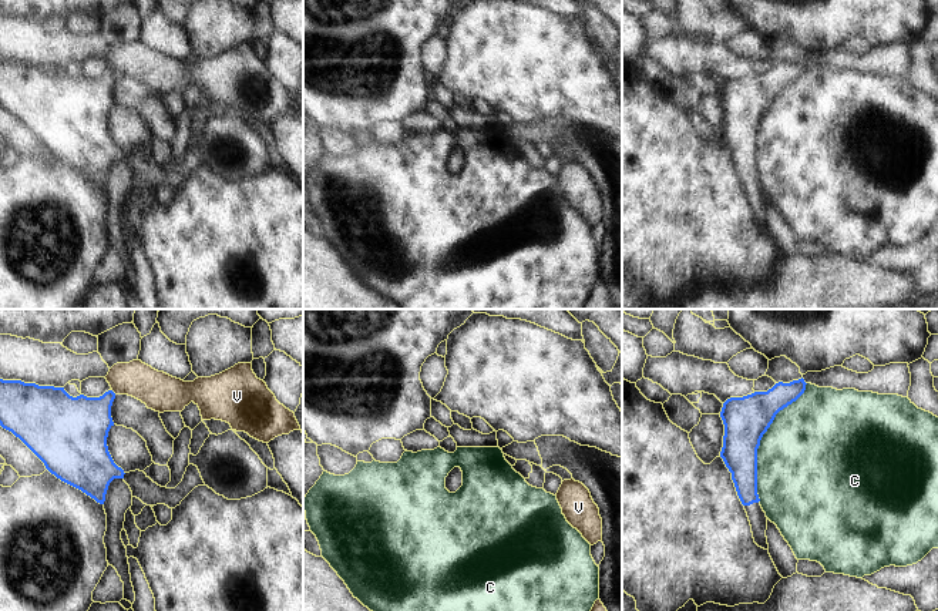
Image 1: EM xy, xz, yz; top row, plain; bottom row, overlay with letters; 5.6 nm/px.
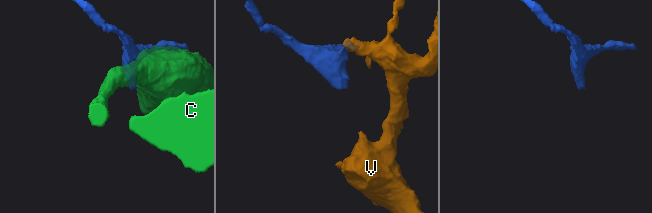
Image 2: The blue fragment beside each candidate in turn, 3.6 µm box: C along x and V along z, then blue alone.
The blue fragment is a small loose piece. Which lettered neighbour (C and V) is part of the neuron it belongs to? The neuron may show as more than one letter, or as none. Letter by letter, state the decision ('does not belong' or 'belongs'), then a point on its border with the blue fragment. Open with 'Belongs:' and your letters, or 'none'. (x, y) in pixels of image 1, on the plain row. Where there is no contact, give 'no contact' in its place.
Belongs: none
C: does not belong; contact yz (760, 120)
V: does not belong; contact xy (113, 73)

